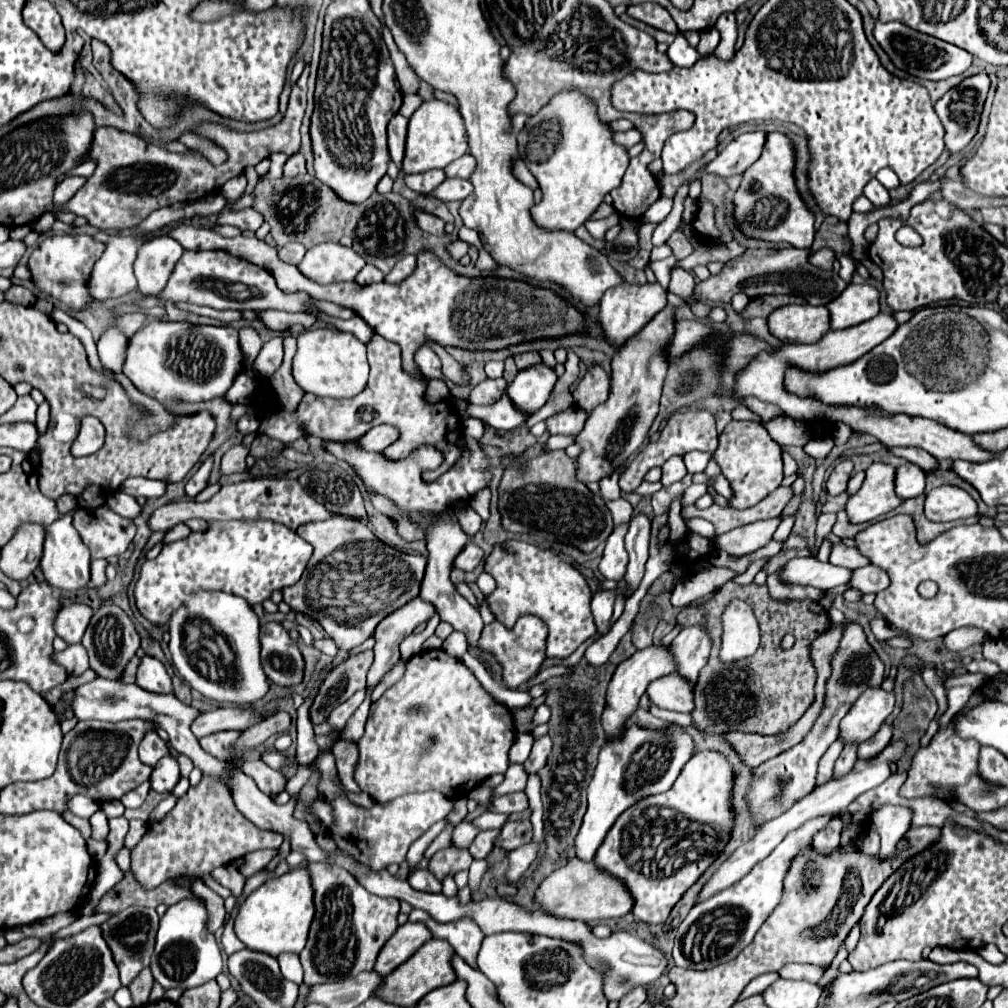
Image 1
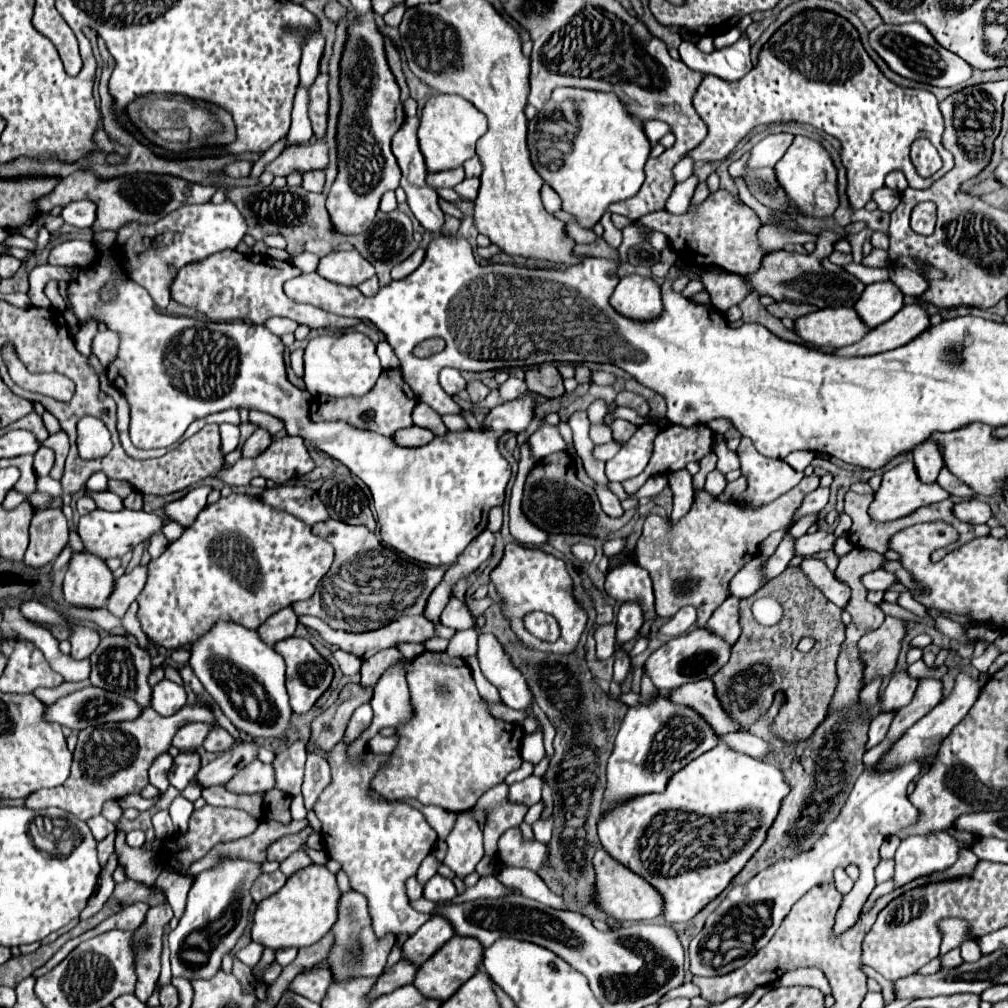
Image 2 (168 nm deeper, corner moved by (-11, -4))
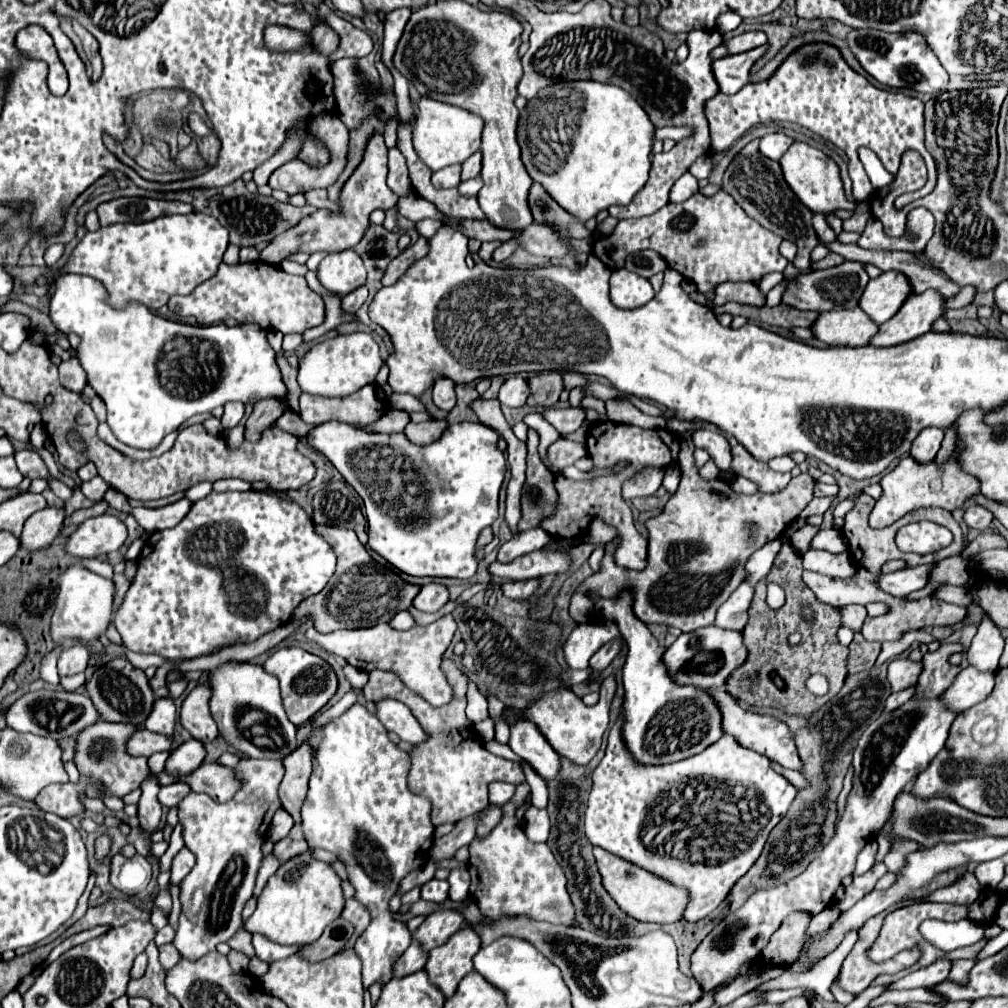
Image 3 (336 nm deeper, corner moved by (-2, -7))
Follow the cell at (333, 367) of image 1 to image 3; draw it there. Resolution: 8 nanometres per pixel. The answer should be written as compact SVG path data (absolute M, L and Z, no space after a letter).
M350 333L350 335L338 335L334 339L326 339L318 345L314 345L302 359L300 359L300 371L298 371L298 383L302 391L308 391L312 395L324 395L324 397L340 397L344 393L330 393L330 391L358 391L366 385L376 383L376 375L382 367L384 359L380 357L380 347L372 339L370 333Z

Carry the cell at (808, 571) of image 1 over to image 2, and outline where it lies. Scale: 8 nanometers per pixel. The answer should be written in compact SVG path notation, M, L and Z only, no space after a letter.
M875 570L861 576L861 584L867 590L887 590L895 582L895 574L889 574L885 570Z

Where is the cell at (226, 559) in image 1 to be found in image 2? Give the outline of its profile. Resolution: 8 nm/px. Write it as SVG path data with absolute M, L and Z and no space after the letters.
M231 494L231 496L227 496L227 498L219 498L219 502L215 502L215 504L207 504L207 506L201 510L201 514L197 516L195 524L191 524L191 526L183 532L183 536L181 536L179 540L171 542L171 544L167 546L167 550L165 550L159 558L151 560L147 584L145 584L143 592L137 596L137 602L139 602L139 612L137 612L137 616L139 616L139 622L141 622L143 630L145 630L145 634L149 636L149 640L151 640L153 644L159 644L159 646L163 646L163 648L173 648L173 650L175 650L175 648L181 648L181 646L185 646L185 644L189 646L193 640L197 640L197 638L201 636L201 632L209 630L217 620L227 620L227 618L229 618L229 620L237 620L237 622L243 624L245 628L259 628L273 612L277 612L277 610L281 610L281 608L285 608L285 606L291 606L293 602L307 600L309 596L313 596L313 592L315 592L319 580L327 574L331 562L333 562L333 546L329 546L325 540L321 540L319 536L315 536L315 534L311 532L311 528L305 526L301 520L297 520L295 516L291 516L291 514L287 514L287 512L277 512L277 510L273 510L273 508L261 504L261 502L255 502L255 500L251 500L249 496L245 496L245 494Z

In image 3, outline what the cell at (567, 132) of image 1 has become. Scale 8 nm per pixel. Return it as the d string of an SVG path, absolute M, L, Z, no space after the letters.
M592 79L562 81L542 89L518 119L518 145L528 175L582 223L610 205L628 205L644 187L652 141L654 125L636 99L616 85Z

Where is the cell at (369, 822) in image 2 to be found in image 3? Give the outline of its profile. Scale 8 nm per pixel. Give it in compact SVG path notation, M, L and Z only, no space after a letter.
M354 703L340 717L312 731L302 743L312 749L310 789L302 805L302 827L308 845L334 851L340 857L340 861L344 861L344 865L348 867L350 883L356 887L356 899L360 903L366 903L372 913L372 923L354 943L354 951L362 959L362 985L364 989L370 989L370 985L374 983L386 985L392 979L392 965L412 941L412 935L408 933L406 925L392 919L388 911L388 901L398 891L400 881L410 871L426 865L428 861L428 853L434 837L434 825L430 821L432 803L430 799L414 795L408 789L406 783L410 771L408 753L388 739L386 727L376 719L376 715L372 715L360 703Z

